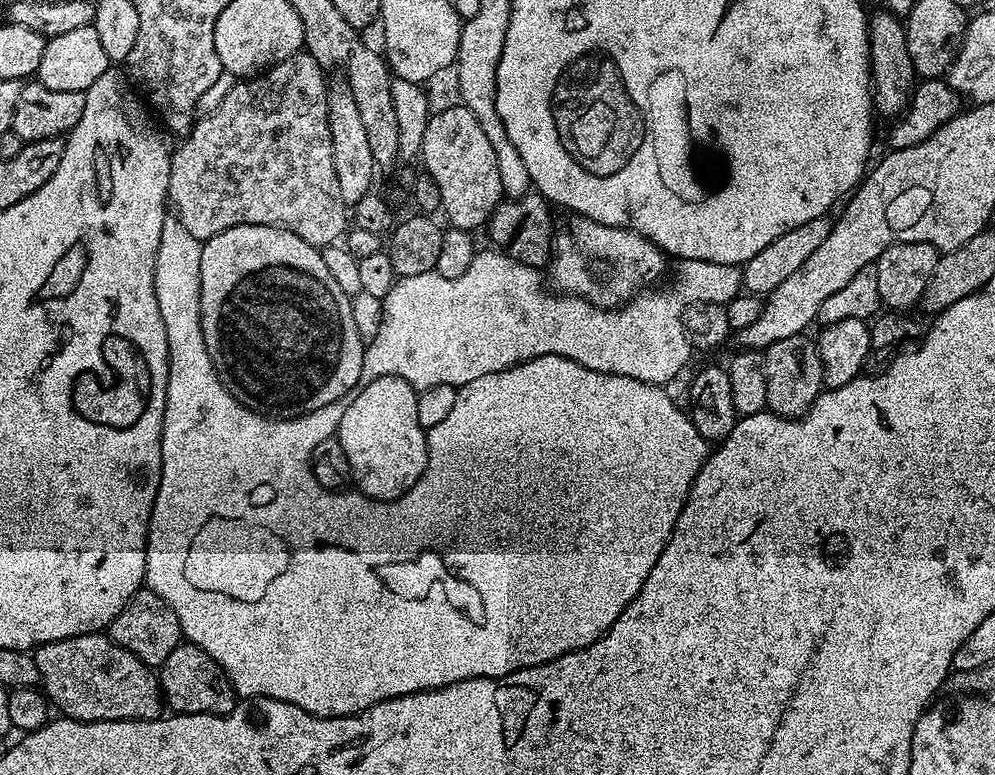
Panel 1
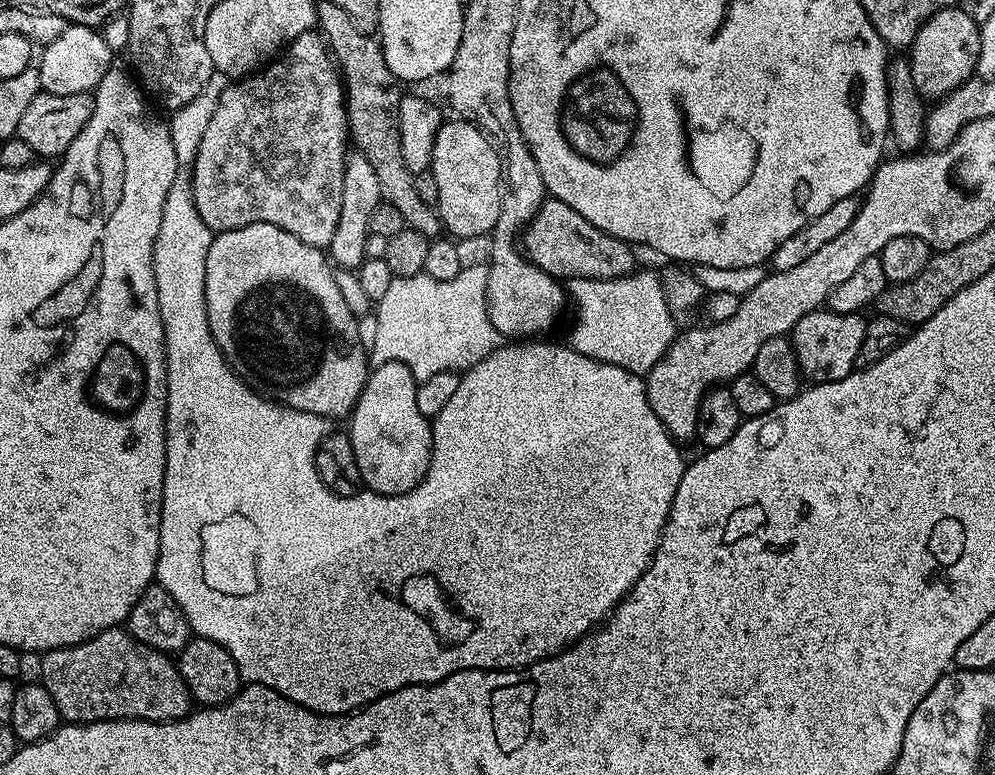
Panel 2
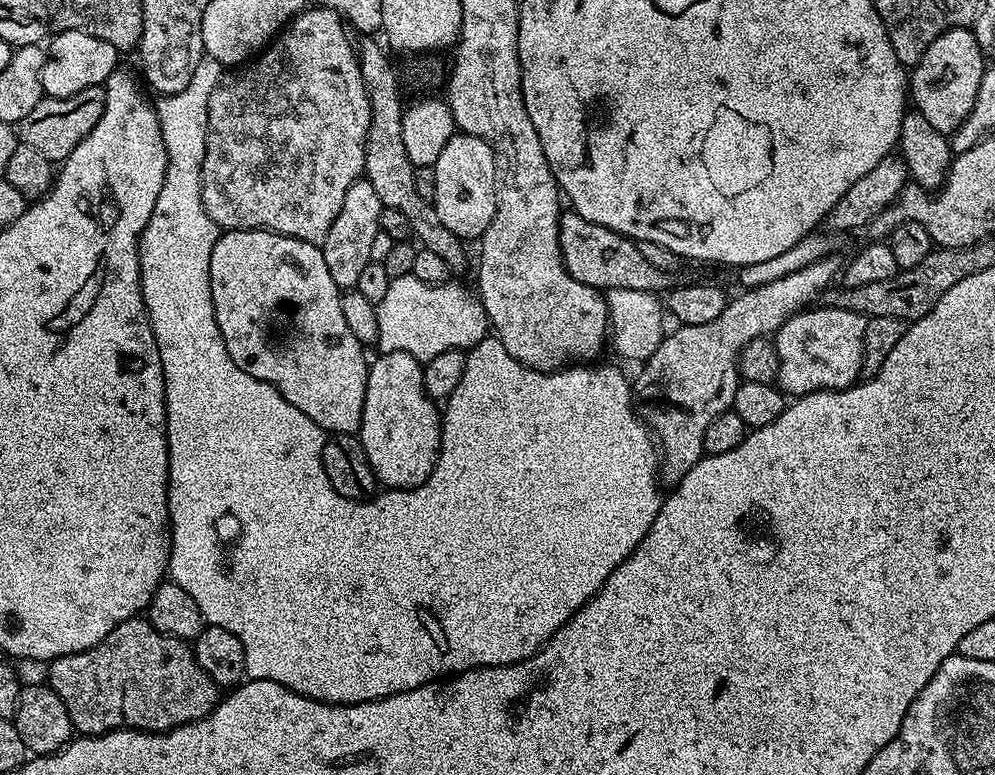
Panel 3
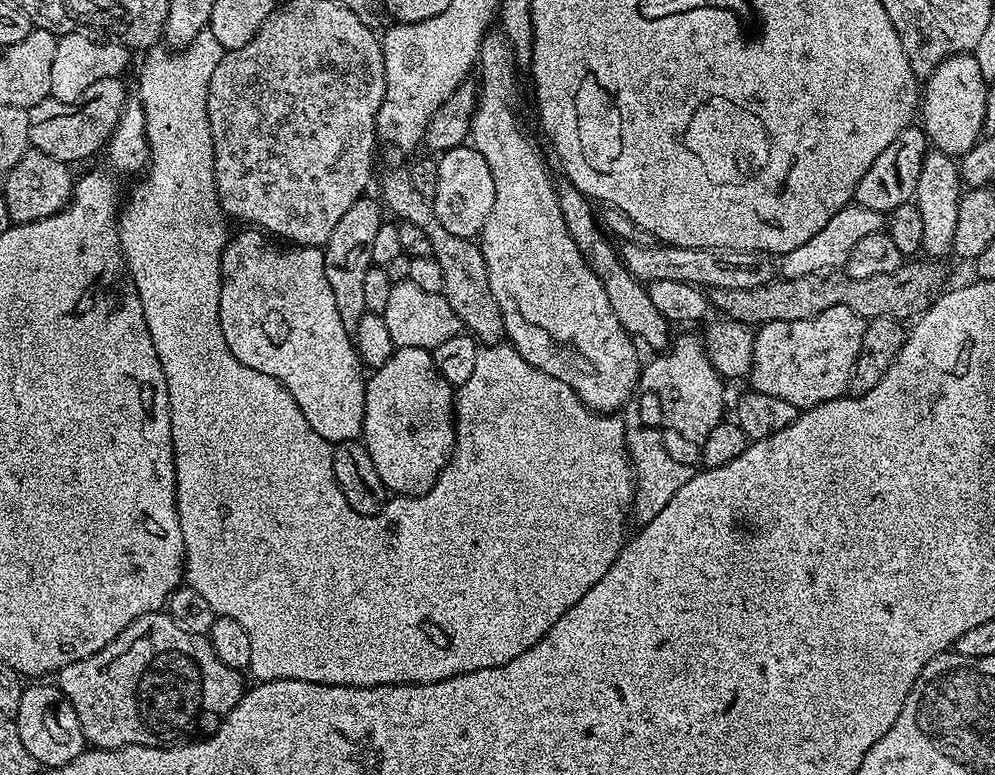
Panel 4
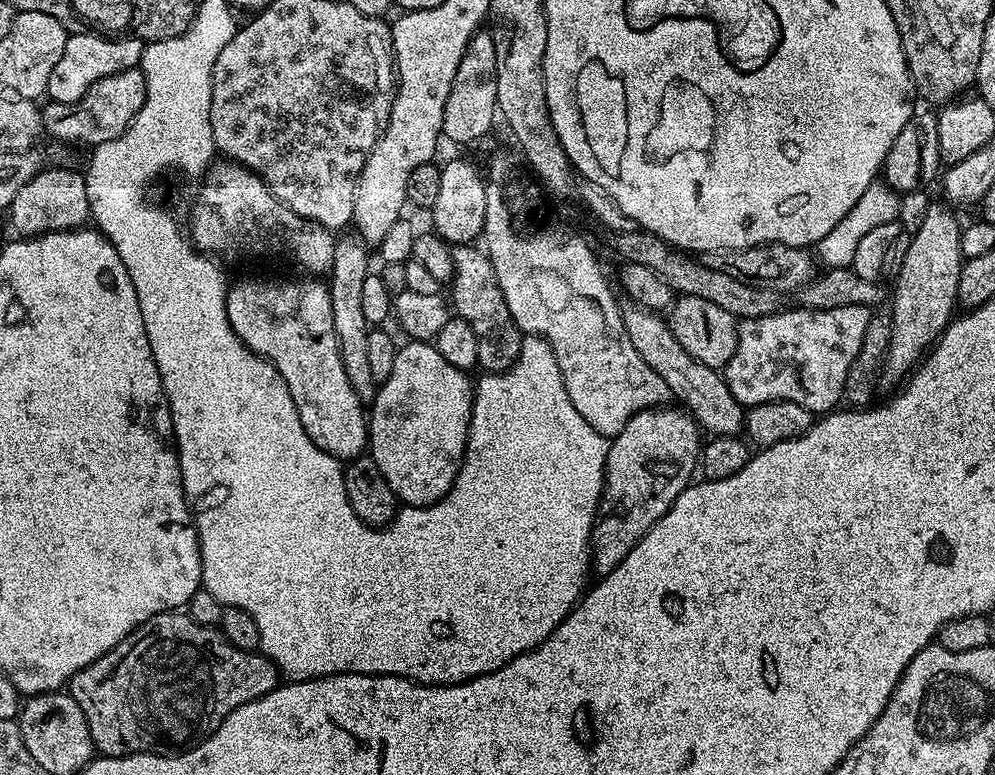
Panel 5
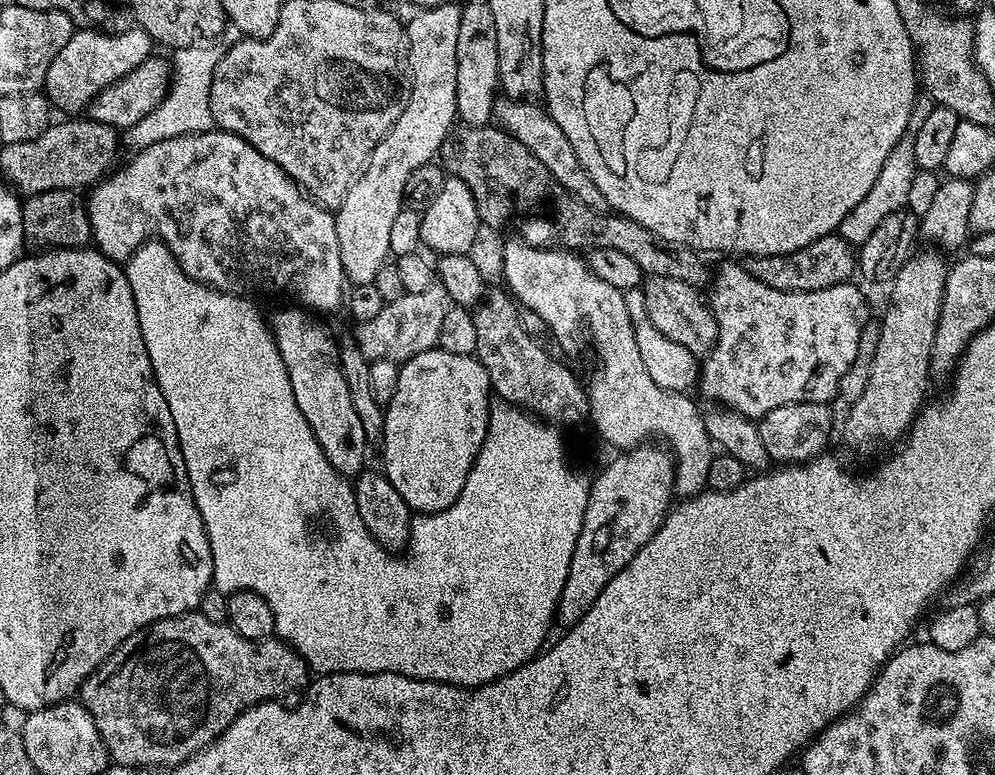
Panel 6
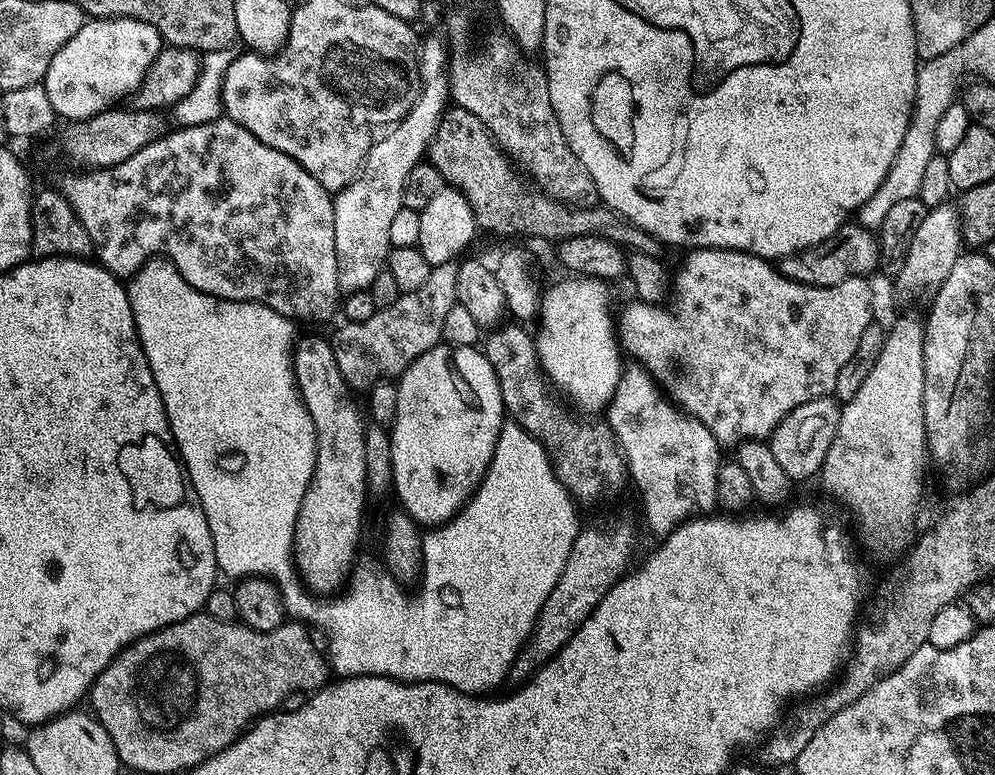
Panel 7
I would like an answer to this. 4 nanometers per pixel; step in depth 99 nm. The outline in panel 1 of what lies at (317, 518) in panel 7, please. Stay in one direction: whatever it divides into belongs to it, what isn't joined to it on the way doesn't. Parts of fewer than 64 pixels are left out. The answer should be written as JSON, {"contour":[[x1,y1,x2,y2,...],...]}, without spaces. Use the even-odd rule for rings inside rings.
{"contour":[[265,224,234,226,203,241,203,246,200,263,202,334,206,350,210,354,210,362,222,386,227,392,234,394,234,398,242,402,242,406,253,407,252,396,257,396,260,400,266,399,269,384,273,388,272,404,280,411,277,413,287,413,287,408,292,404,292,392,288,389,292,380,284,373,284,368,329,368,328,376,320,380,320,388,314,389,312,393,301,394,298,406,300,412,313,412,330,402,343,400,361,383,365,375,366,344,360,339,358,326,354,326,352,301,342,290,342,286,334,282,330,270,326,270,326,262,322,262,319,248,298,238,298,234,290,230]]}

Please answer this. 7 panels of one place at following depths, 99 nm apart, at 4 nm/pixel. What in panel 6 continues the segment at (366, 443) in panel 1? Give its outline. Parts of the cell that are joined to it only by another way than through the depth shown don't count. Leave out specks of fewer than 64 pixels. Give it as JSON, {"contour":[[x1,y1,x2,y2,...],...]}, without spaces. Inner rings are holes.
{"contour":[[437,346,426,350,422,354,418,354,414,358,405,360,400,365,398,386,394,390,394,398,384,408,384,438,382,441,382,447,384,447,384,465,382,465,382,471,388,477,388,481,394,486,394,490,398,490,398,494,402,494,402,498,406,501,409,508,412,509,413,513,427,514,429,512,441,512,455,502,458,494,462,494,462,486,466,486,466,478,470,474,472,464,476,461,476,455,480,453,480,447,486,438,488,414,490,411,488,396,490,397,491,392,492,383,488,381,486,370,480,365,480,361,475,356,450,354]]}

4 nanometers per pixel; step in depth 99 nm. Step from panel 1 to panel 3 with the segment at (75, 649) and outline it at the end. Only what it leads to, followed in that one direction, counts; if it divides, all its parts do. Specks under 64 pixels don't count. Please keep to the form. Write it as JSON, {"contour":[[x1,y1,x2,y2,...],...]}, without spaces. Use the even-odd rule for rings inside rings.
{"contour":[[133,618,122,622,108,637,90,650,66,654,47,665,47,687,62,698,66,714,70,714,73,729,80,736,105,736,120,728,135,728,138,732,165,734,183,724,195,724,212,713,221,699,221,689,198,666,193,645,187,640,167,636,153,626,147,618]]}

